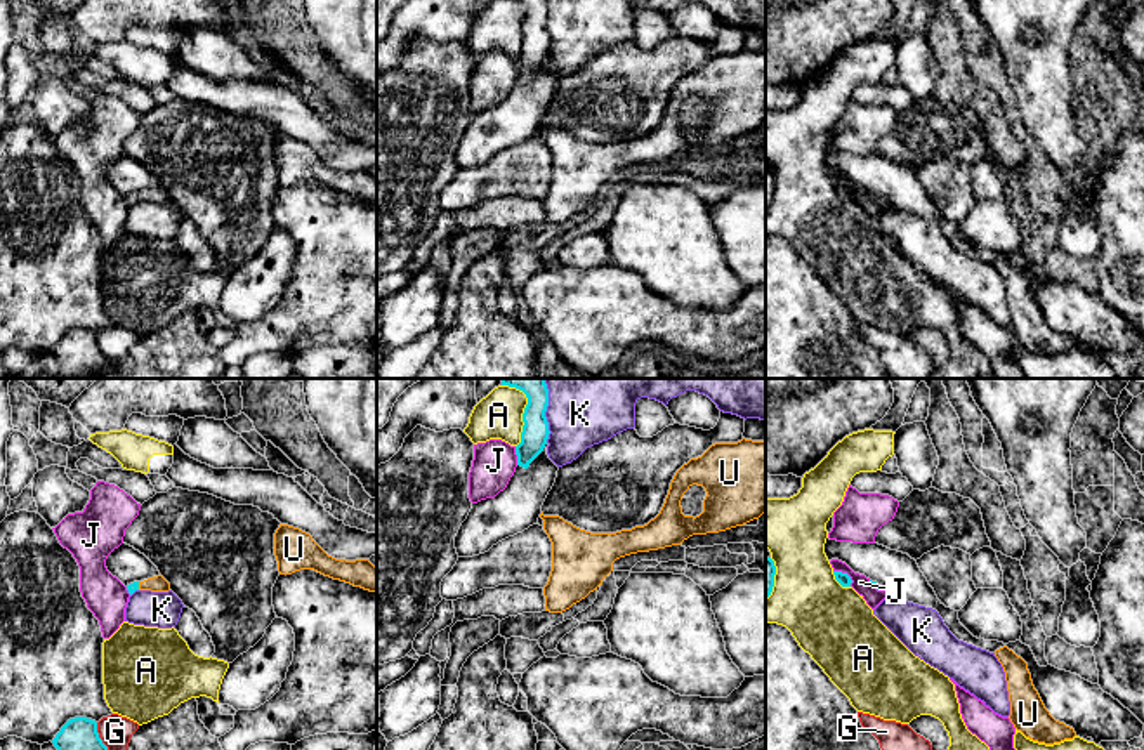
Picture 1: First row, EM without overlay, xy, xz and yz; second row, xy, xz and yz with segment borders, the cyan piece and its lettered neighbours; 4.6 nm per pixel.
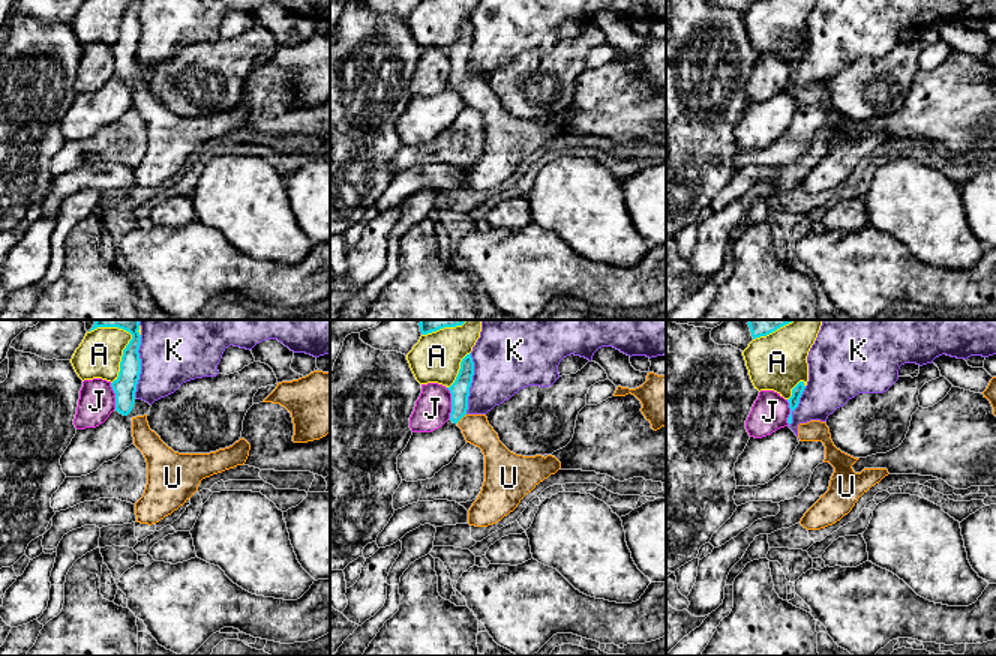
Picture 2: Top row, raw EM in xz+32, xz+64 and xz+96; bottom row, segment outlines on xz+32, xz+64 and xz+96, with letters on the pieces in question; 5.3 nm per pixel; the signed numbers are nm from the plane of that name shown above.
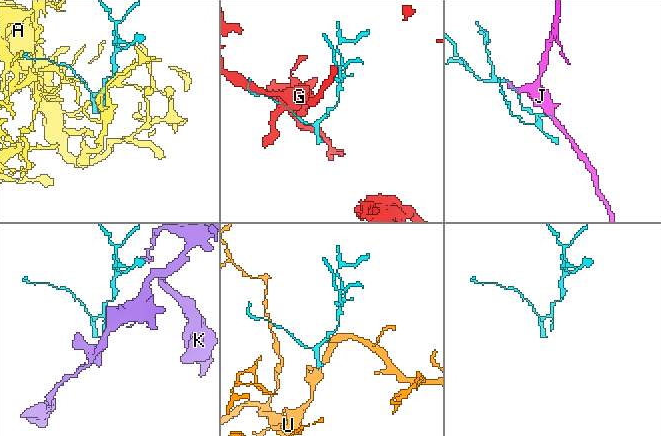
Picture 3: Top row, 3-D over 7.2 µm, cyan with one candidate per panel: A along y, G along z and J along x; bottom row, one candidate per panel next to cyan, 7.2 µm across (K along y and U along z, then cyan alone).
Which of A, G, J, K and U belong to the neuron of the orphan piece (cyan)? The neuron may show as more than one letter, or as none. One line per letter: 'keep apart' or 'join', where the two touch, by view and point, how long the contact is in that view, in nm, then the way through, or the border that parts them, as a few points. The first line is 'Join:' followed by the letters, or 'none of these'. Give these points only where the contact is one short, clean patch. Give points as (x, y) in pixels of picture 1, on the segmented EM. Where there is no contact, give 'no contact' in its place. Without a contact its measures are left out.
Join: U
A: keep apart | xz (525, 410) | 300 nm
G: keep apart | xy (98, 736) | 140 nm
J: keep apart | yz (846, 573) | 120 nm | along yz (834, 570), (844, 572), (851, 585)
K: keep apart | xz (545, 410) | 300 nm
U: join | xy (138, 585) | 40 nm | across xy (132, 587), (138, 585), (157, 584)

